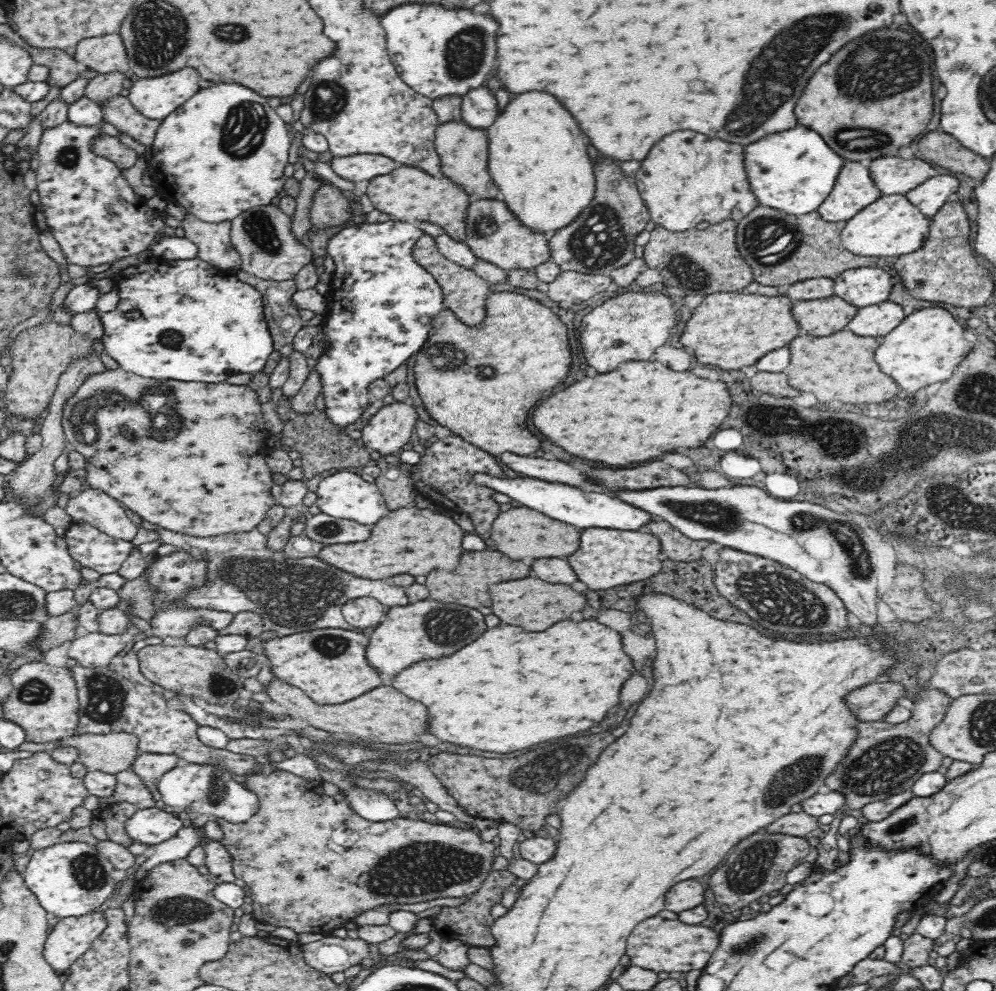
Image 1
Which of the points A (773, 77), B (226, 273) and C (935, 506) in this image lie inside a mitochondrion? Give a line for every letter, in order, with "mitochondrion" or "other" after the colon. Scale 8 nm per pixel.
A: mitochondrion
B: other
C: other

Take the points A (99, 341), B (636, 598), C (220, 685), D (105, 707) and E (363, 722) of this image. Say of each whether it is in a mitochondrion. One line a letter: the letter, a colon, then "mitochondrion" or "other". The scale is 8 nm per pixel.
A: other
B: other
C: mitochondrion
D: mitochondrion
E: other

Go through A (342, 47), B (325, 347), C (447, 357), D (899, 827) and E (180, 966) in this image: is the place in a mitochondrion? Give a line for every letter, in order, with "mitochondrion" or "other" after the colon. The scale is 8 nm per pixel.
A: other
B: other
C: mitochondrion
D: mitochondrion
E: other

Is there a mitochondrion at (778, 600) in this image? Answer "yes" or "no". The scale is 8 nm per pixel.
yes

